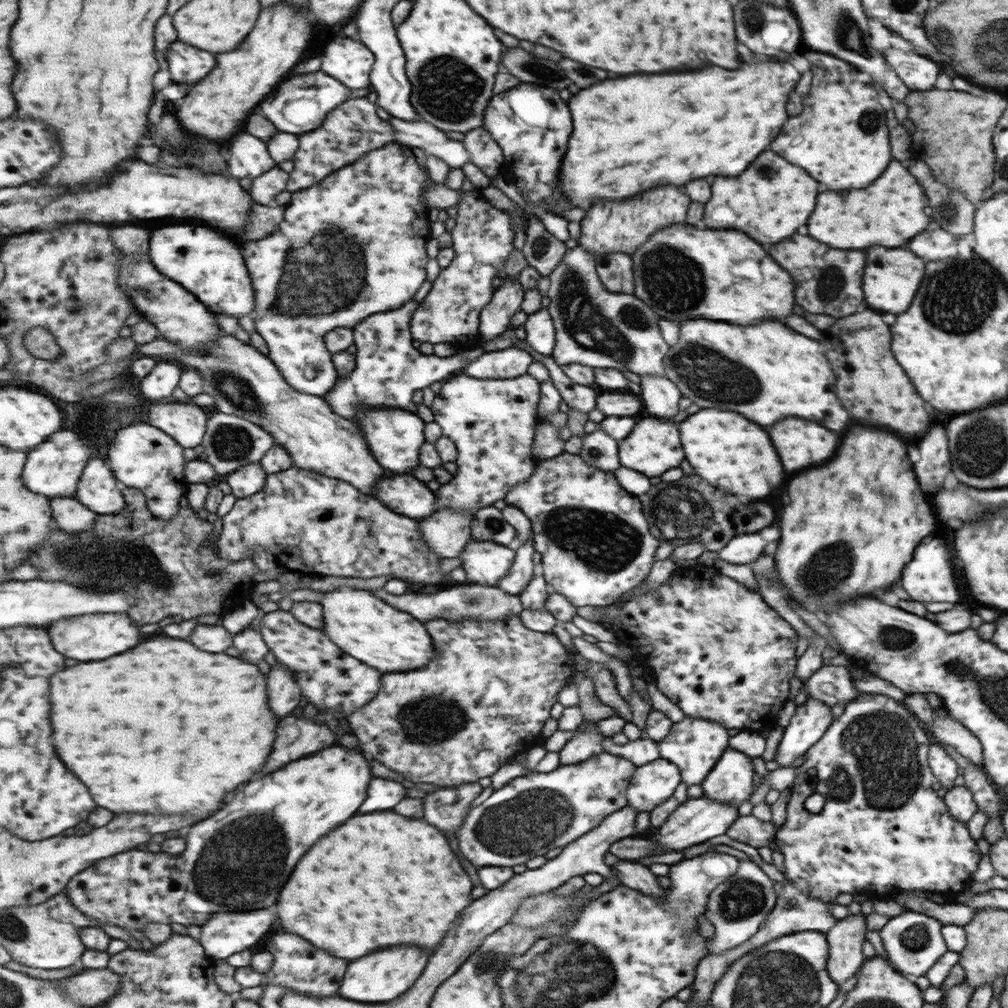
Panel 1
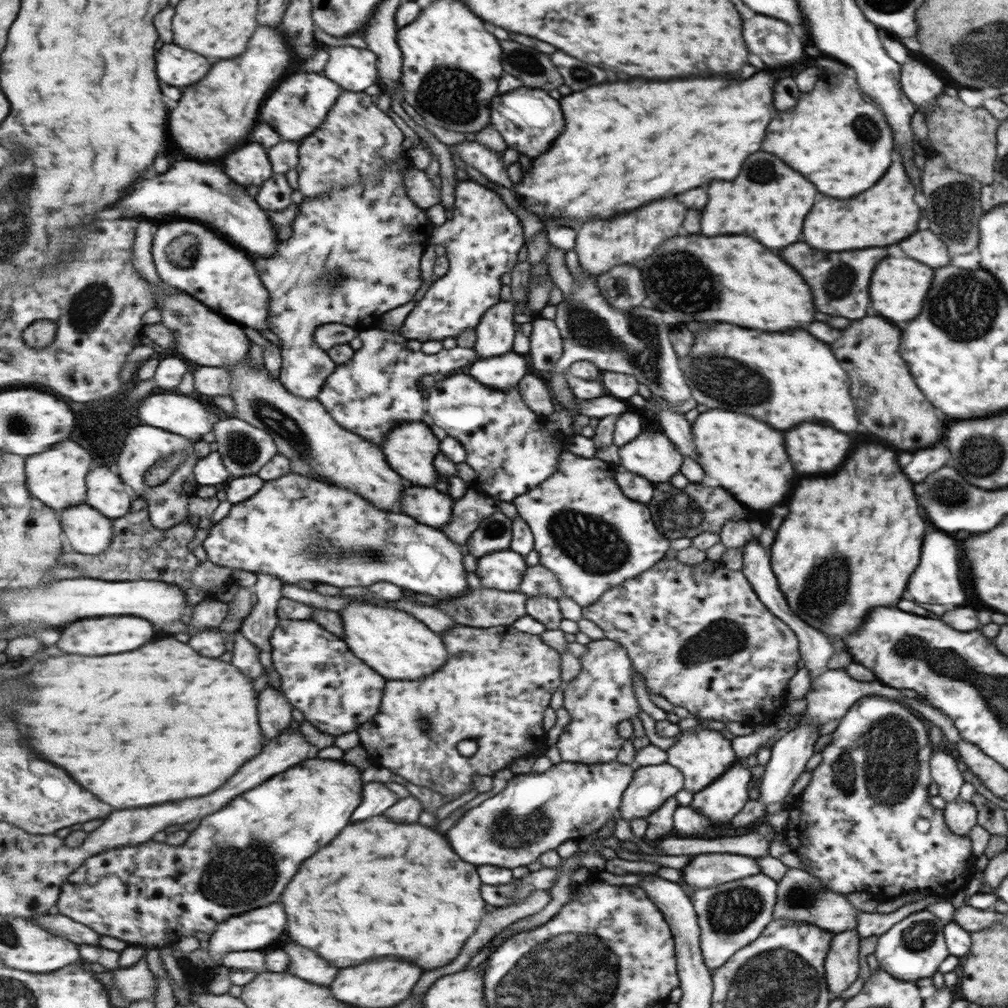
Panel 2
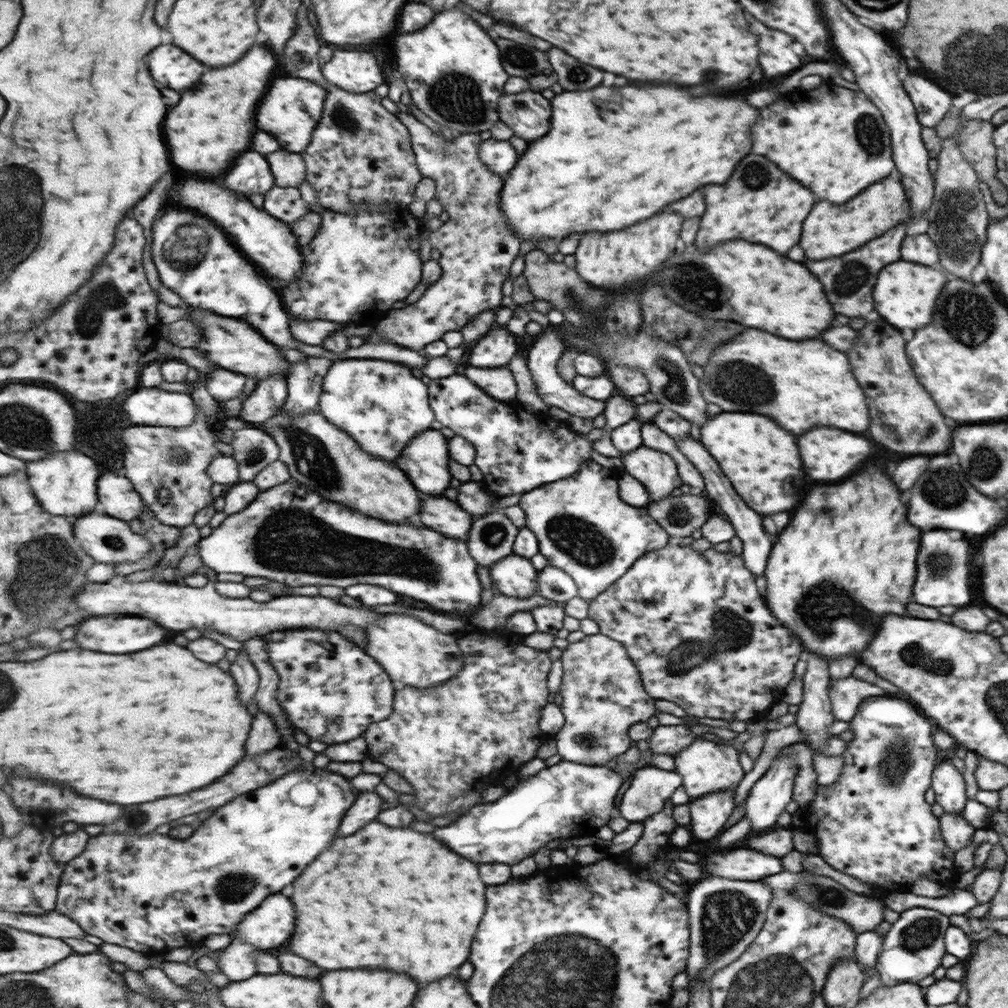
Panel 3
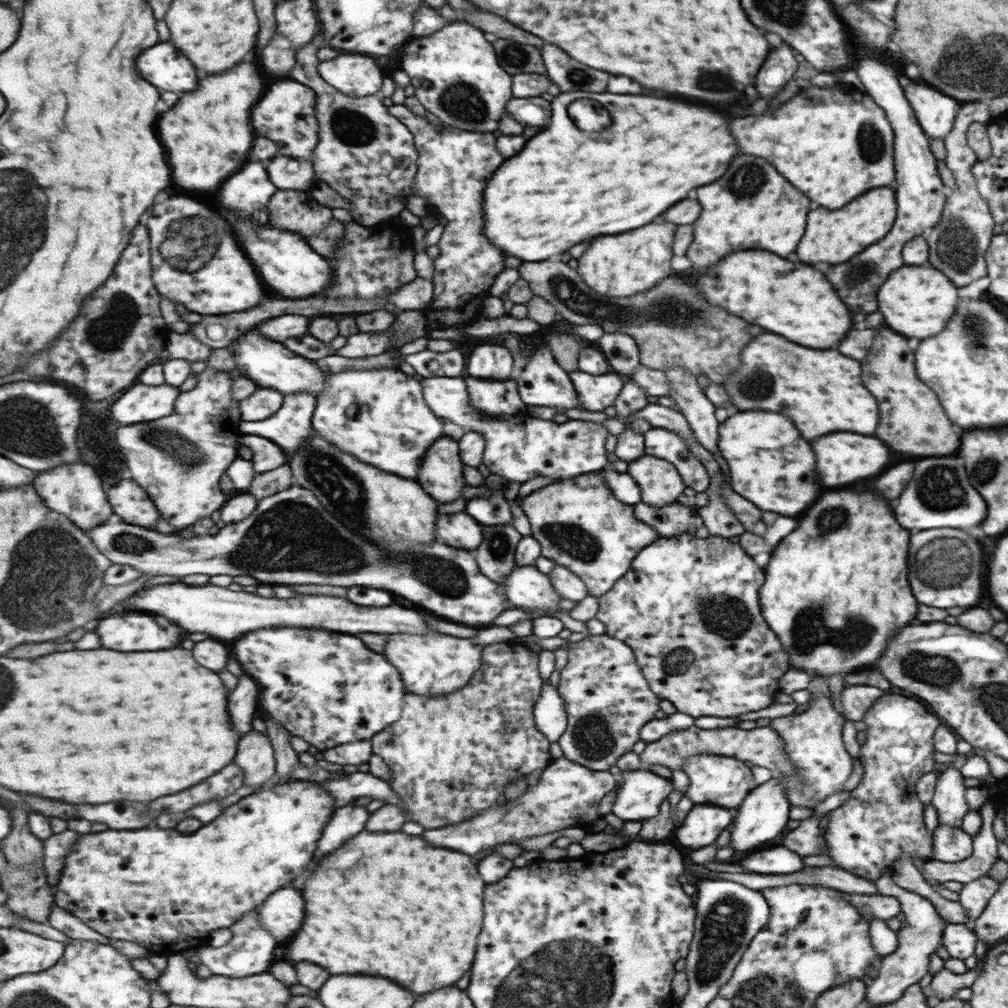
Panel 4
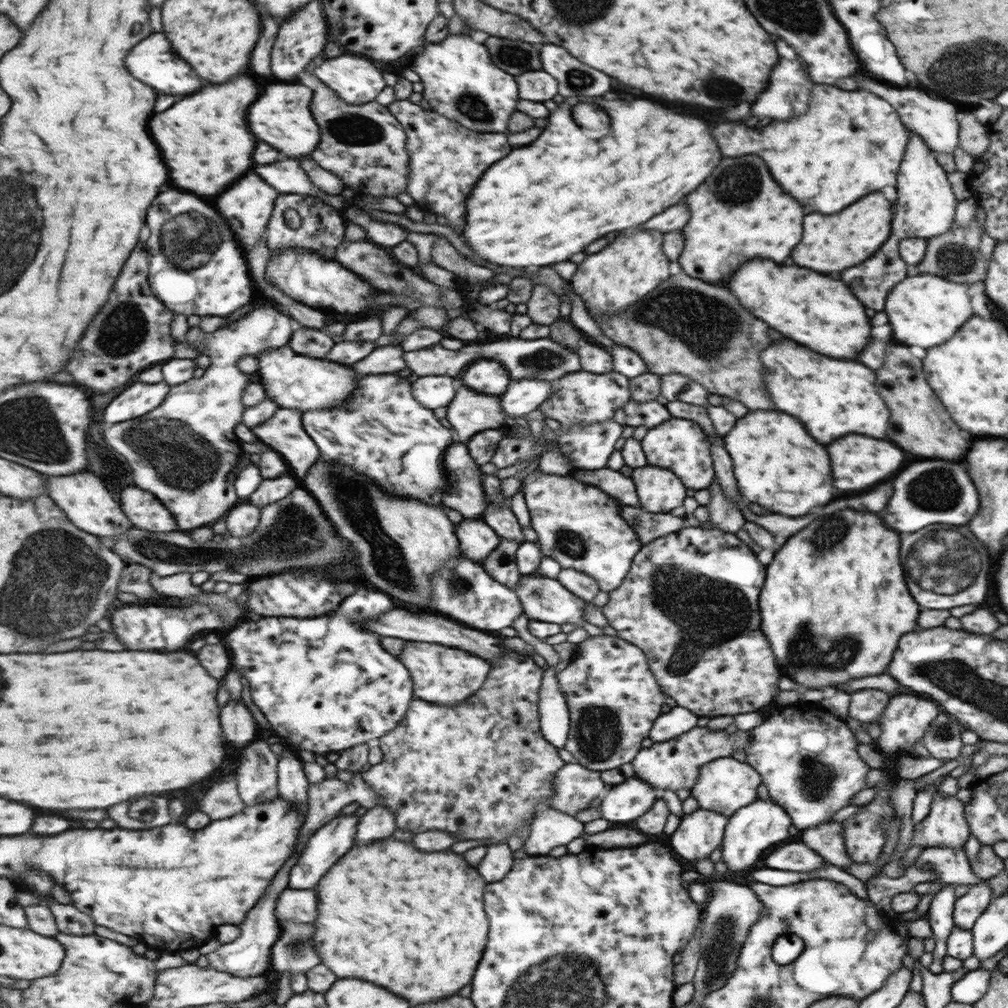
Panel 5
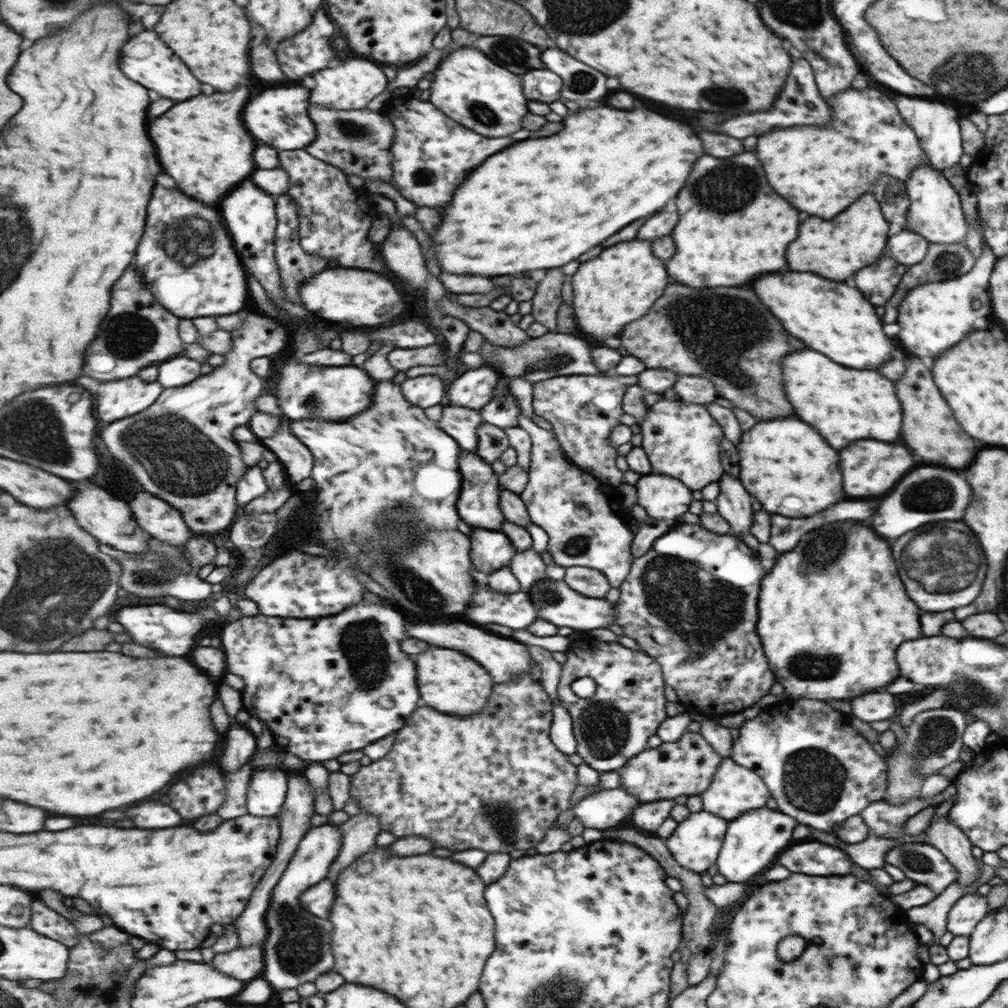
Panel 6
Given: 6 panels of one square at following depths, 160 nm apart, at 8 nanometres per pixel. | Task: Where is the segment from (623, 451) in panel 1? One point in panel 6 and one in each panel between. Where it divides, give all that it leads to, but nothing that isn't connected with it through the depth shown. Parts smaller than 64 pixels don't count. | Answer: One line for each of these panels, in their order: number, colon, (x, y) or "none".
2: (651, 454)
3: (658, 472)
4: (659, 482)
5: (659, 491)
6: (664, 498)

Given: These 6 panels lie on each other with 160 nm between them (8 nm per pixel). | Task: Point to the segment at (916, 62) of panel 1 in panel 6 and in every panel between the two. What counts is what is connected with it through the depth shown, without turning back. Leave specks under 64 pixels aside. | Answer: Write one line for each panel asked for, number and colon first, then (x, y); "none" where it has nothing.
2: (920, 84)
3: (932, 104)
4: (935, 112)
5: (933, 120)
6: (935, 126)

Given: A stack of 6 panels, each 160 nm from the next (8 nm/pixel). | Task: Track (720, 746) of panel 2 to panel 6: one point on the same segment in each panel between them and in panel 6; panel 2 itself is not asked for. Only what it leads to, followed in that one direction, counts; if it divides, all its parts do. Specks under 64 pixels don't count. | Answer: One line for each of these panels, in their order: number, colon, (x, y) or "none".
3: (705, 766)
4: (716, 780)
5: (724, 785)
6: (733, 790)

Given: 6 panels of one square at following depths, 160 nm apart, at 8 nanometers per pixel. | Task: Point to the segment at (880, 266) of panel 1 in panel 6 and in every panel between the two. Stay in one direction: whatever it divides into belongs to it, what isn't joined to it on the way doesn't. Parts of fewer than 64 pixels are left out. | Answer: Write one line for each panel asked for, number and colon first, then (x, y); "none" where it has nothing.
2: (899, 284)
3: (905, 296)
4: (916, 301)
5: (925, 310)
6: (936, 315)

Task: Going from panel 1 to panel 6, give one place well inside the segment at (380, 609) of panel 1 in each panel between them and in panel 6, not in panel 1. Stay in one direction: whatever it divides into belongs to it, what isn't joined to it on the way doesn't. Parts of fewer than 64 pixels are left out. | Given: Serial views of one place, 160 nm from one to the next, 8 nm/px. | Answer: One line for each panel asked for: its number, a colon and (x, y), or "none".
2: (396, 644)
3: (413, 653)
4: (434, 662)
5: (448, 676)
6: (450, 681)

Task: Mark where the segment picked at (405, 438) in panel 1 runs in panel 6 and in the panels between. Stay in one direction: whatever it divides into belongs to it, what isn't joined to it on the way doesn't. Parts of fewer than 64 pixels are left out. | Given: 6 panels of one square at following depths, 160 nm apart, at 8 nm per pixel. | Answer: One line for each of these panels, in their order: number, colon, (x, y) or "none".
2: (412, 448)
3: (426, 459)
4: (442, 475)
5: (467, 496)
6: (479, 505)

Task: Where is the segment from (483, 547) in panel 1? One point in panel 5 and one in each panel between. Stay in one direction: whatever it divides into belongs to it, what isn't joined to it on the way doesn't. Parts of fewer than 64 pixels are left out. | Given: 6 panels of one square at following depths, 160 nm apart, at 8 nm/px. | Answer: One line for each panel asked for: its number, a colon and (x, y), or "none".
2: (504, 570)
3: (515, 576)
4: (527, 587)
5: (546, 599)

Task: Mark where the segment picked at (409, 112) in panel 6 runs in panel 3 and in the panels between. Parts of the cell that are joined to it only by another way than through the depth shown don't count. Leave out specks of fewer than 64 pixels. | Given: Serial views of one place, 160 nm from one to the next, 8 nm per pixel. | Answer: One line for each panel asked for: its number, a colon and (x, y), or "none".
3: (478, 248)
4: (455, 166)
5: (448, 159)

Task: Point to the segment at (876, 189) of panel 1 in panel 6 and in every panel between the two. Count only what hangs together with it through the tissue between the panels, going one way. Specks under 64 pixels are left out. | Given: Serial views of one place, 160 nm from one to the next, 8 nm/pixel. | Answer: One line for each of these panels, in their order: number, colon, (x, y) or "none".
2: (859, 222)
3: (833, 229)
4: (833, 237)
5: (832, 243)
6: (836, 248)

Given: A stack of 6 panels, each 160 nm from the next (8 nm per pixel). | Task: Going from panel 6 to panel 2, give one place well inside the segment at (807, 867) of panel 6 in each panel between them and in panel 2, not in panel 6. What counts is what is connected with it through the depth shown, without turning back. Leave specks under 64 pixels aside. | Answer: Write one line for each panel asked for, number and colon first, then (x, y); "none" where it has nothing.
2: (705, 870)
3: (743, 865)
4: (776, 861)
5: (795, 857)

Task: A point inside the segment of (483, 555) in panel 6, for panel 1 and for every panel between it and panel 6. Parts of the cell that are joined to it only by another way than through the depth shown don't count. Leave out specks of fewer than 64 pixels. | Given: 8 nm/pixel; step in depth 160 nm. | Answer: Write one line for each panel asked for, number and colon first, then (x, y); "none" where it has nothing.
1: (408, 496)
2: (428, 505)
3: (437, 512)
4: (461, 530)
5: (477, 539)

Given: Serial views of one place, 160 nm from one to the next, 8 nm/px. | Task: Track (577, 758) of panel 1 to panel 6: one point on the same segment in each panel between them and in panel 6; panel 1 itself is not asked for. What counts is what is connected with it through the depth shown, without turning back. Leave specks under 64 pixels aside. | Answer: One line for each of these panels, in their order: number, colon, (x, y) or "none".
2: (601, 697)
3: (603, 696)
4: (608, 701)
5: (614, 700)
6: (612, 726)

